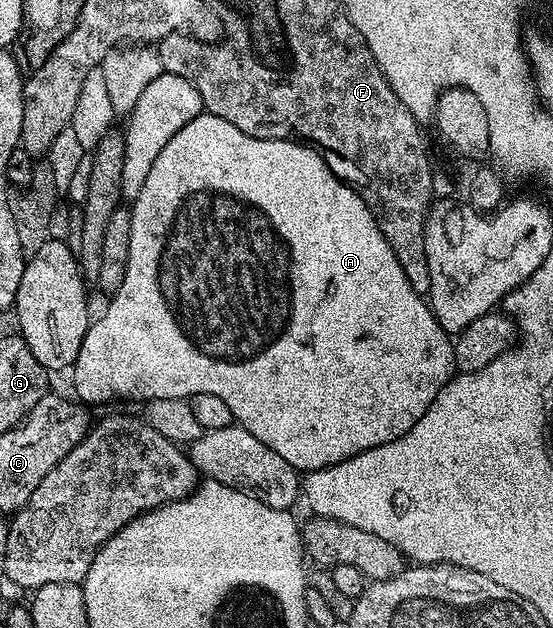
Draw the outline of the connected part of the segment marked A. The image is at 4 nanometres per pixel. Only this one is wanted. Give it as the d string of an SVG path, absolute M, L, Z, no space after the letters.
M202 111L201 115L191 122L187 122L187 126L183 126L183 130L179 130L179 134L175 134L175 138L171 138L171 142L167 142L167 146L163 146L163 150L159 150L159 158L155 158L155 162L147 174L147 182L143 186L143 190L139 190L139 198L135 198L131 202L131 258L127 262L126 277L123 278L121 288L108 303L109 309L98 320L96 317L90 323L89 329L86 330L86 336L82 340L82 346L79 347L78 358L71 367L73 388L77 391L75 396L80 403L94 406L93 404L105 404L108 400L148 402L150 400L183 400L195 394L215 394L215 398L220 398L227 405L227 410L231 410L234 421L240 427L255 434L255 438L259 438L259 442L263 442L263 446L275 450L275 454L279 454L279 458L283 458L283 462L287 462L301 474L314 472L329 464L338 464L355 454L366 452L375 446L383 446L387 442L407 434L407 430L411 430L411 426L415 426L415 422L419 422L419 418L423 418L423 414L427 414L431 402L435 402L435 398L443 390L447 381L453 379L455 375L454 341L451 339L450 333L445 332L443 326L439 326L439 322L433 317L433 309L429 307L426 297L419 295L411 286L411 282L407 282L407 276L403 274L403 268L399 266L399 258L395 258L395 252L391 250L387 238L383 238L383 232L379 230L379 226L375 222L371 210L365 205L365 199L362 198L360 192L338 178L327 166L327 162L316 148L295 140L251 138L247 134L243 134L243 130L239 130L239 126L231 126L231 122L218 116L212 116L210 112L206 111Z

